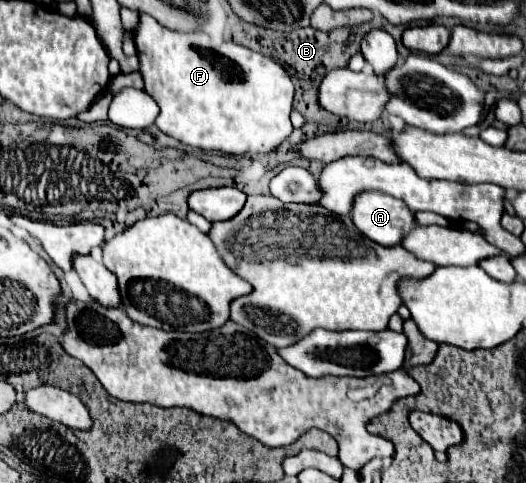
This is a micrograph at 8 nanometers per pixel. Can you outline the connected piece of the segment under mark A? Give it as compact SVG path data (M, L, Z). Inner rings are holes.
M364 190L354 198L350 216L354 226L382 246L396 246L416 222L412 212L392 196L378 190Z

